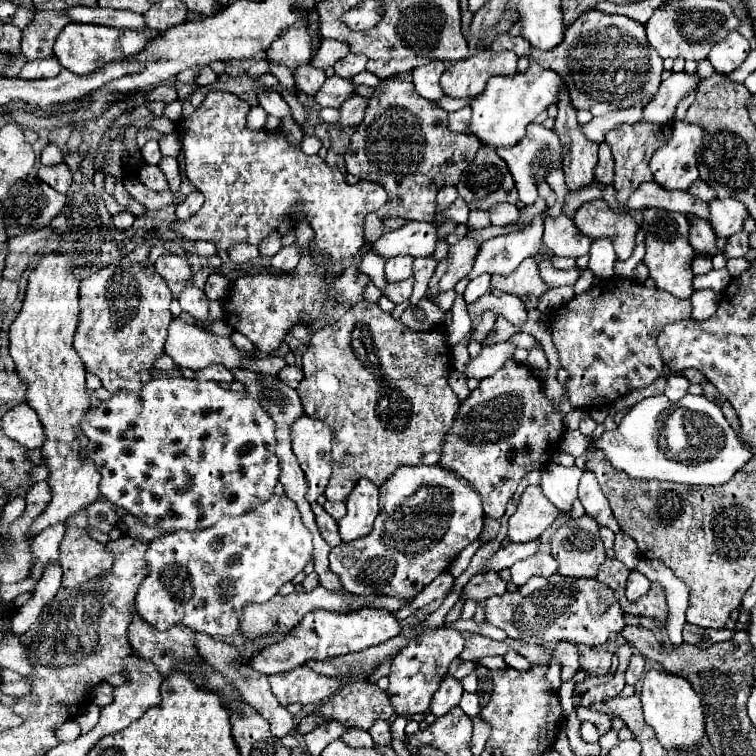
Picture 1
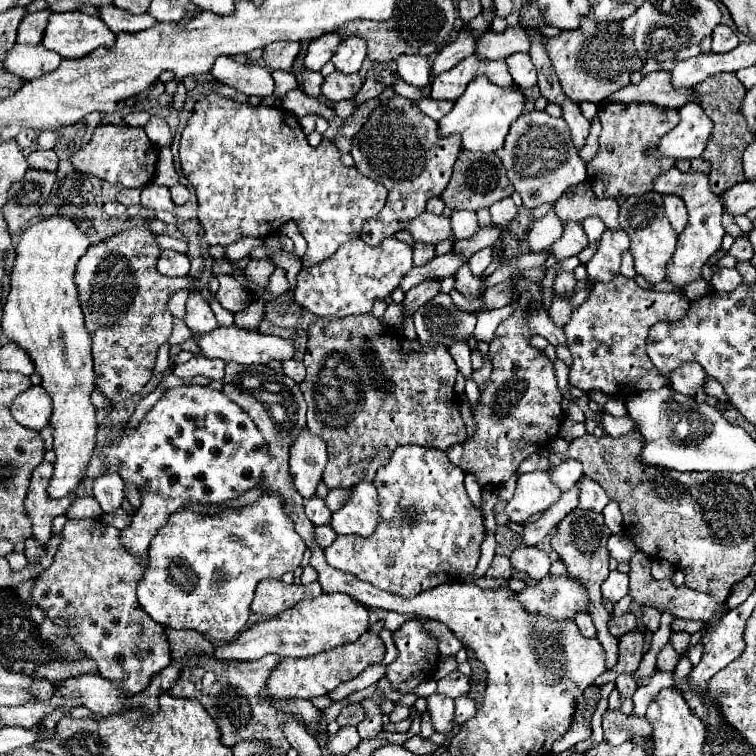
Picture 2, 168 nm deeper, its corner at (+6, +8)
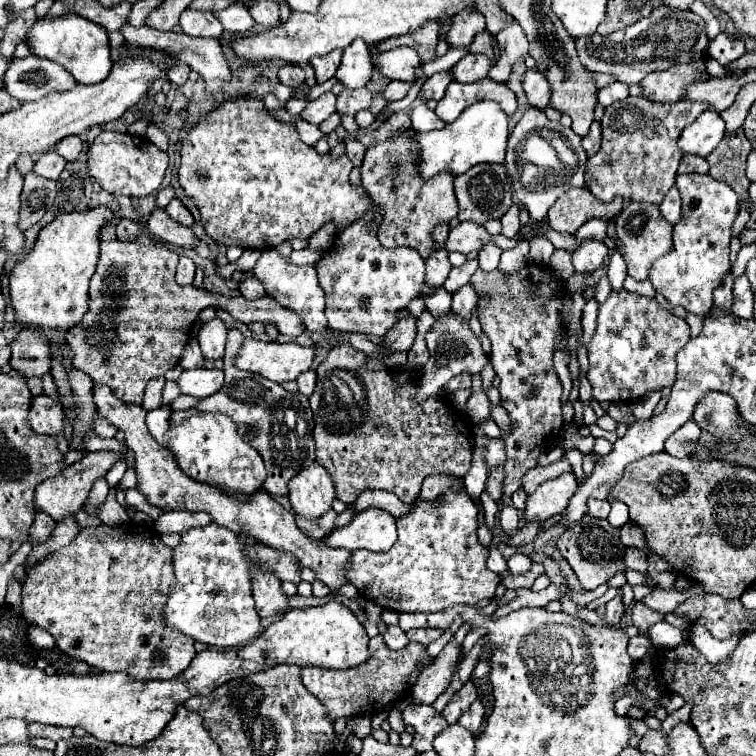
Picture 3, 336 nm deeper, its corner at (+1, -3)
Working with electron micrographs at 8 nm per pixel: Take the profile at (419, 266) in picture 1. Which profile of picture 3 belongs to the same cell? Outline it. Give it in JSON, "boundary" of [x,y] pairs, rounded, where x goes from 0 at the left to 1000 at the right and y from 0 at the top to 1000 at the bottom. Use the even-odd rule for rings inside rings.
{"boundary":[[[581,329],[573,337],[567,337],[562,343],[562,353],[565,353],[562,372],[567,377],[573,377],[573,380],[583,380],[586,372],[591,369],[591,364],[594,364],[594,358],[597,358],[597,348],[591,343],[591,332]]]}

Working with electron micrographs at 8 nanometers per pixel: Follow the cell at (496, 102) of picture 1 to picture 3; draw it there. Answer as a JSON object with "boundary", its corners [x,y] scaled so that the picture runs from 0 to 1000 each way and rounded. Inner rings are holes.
{"boundary":[[[631,134],[618,142],[604,160],[589,165],[581,173],[554,176],[554,194],[557,194],[557,231],[562,237],[583,229],[597,226],[599,231],[615,229],[620,221],[634,216],[665,216],[671,200],[671,181],[673,181],[673,155],[663,147],[655,134]]]}

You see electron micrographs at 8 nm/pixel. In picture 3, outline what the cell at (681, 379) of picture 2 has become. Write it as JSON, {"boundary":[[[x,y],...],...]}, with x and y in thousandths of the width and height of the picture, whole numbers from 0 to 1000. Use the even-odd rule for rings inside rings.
{"boundary":[[[938,517],[919,536],[917,554],[930,570],[951,578],[956,586],[978,586],[988,570],[975,562],[975,549],[978,544],[970,525],[954,517]]]}

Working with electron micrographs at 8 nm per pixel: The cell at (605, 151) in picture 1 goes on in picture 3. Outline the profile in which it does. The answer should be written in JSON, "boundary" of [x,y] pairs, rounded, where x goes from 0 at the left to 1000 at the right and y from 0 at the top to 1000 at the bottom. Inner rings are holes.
{"boundary":[[[784,160],[779,179],[771,181],[769,192],[771,192],[776,208],[784,208],[792,200],[792,194],[795,194],[795,163],[792,160]]]}

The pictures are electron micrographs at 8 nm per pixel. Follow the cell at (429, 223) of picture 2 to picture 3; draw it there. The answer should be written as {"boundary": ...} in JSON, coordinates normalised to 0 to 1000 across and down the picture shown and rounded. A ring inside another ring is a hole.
{"boundary":[[[615,292],[594,306],[594,313],[589,319],[589,329],[594,335],[607,332],[607,335],[618,337],[620,332],[634,332],[647,316],[649,316],[649,311],[639,303],[639,298]]]}

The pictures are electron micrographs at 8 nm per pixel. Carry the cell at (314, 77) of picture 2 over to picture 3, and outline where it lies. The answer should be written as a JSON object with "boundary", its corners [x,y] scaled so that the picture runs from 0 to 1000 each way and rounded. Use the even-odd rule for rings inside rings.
{"boundary":[[[427,123],[422,131],[406,136],[406,142],[401,144],[398,155],[403,160],[414,163],[414,165],[422,165],[440,149],[443,149],[443,126],[440,123]]]}

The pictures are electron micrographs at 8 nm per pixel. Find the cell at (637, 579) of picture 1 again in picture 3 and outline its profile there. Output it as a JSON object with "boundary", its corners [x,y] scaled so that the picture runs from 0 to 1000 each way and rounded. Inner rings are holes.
{"boundary":[[[819,784],[816,790],[811,790],[806,798],[803,798],[803,811],[800,811],[800,821],[803,824],[819,824],[821,821],[821,813],[824,813],[827,803],[824,803],[824,784]]]}

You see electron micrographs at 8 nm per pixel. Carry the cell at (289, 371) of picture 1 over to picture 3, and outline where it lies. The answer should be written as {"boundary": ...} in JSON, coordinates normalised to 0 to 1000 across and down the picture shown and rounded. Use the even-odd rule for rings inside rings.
{"boundary":[[[403,491],[403,493],[398,493],[398,496],[393,499],[393,509],[396,509],[396,517],[409,525],[409,522],[414,520],[414,515],[417,515],[417,491]]]}

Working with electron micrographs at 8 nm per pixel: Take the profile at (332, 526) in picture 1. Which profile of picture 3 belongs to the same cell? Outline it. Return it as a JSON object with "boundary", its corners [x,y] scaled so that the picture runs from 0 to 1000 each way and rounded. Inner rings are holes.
{"boundary":[[[435,673],[430,681],[419,684],[419,687],[406,687],[401,681],[390,681],[390,692],[393,697],[398,697],[401,702],[409,702],[411,708],[419,708],[422,713],[430,713],[438,702],[440,702],[440,694],[443,694],[443,684],[446,679],[440,673]]]}

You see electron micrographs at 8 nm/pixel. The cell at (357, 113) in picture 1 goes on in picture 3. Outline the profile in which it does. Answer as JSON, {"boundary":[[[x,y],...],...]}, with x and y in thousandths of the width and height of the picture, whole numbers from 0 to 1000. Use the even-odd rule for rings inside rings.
{"boundary":[[[515,107],[515,110],[509,112],[509,118],[504,120],[504,126],[507,126],[507,131],[509,131],[512,136],[520,136],[520,134],[533,131],[533,128],[538,126],[541,115],[544,115],[544,110],[533,110],[533,107]]]}

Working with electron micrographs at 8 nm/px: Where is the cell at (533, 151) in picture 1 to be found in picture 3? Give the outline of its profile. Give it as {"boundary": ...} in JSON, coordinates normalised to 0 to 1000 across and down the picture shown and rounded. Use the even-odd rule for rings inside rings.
{"boundary":[[[700,142],[673,179],[668,221],[676,234],[684,266],[702,282],[708,292],[718,292],[724,287],[726,274],[739,263],[739,258],[745,258],[755,247],[774,245],[774,218],[776,205],[769,194],[769,181],[763,181],[742,163],[726,160],[716,144]],[[729,181],[737,181],[737,200],[729,194]]]}

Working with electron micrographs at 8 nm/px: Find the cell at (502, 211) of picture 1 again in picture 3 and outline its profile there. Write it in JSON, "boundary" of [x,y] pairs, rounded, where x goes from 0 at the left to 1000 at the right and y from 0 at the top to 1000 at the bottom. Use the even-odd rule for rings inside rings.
{"boundary":[[[676,271],[673,274],[673,279],[663,287],[663,295],[665,295],[665,311],[668,313],[681,313],[684,308],[687,308],[687,303],[689,303],[689,298],[687,298],[687,274],[684,271]]]}

